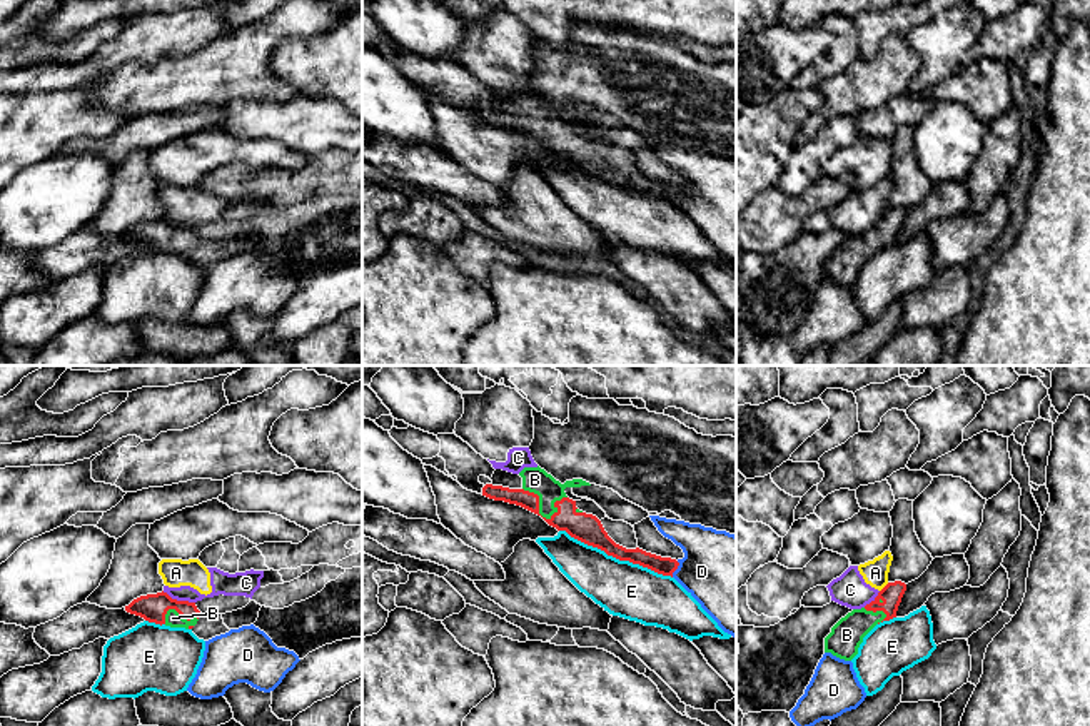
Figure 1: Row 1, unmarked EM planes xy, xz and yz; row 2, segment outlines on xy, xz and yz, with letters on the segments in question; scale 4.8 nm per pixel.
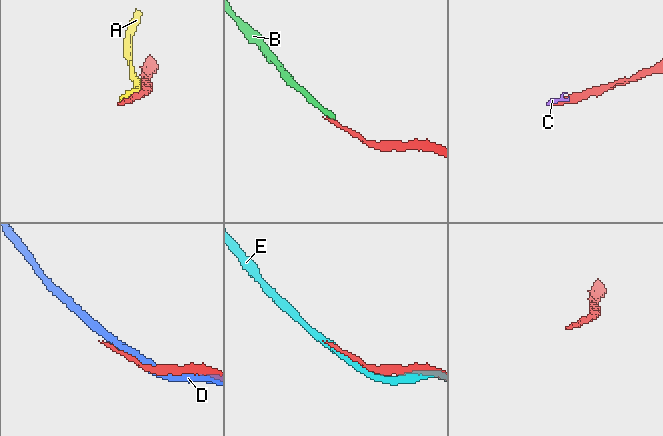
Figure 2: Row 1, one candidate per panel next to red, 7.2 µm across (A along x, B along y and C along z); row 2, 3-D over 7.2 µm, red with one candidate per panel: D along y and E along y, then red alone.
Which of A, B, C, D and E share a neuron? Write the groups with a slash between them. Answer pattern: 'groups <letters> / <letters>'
groups A C / B / D / E

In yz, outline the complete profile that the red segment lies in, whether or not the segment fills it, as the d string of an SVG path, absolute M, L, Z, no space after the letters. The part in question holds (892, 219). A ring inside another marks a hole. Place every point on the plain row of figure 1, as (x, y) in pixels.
M888 209L870 230L841 244L825 264L825 279L851 287L858 280L863 264L878 249L896 244L905 217L905 209Z

